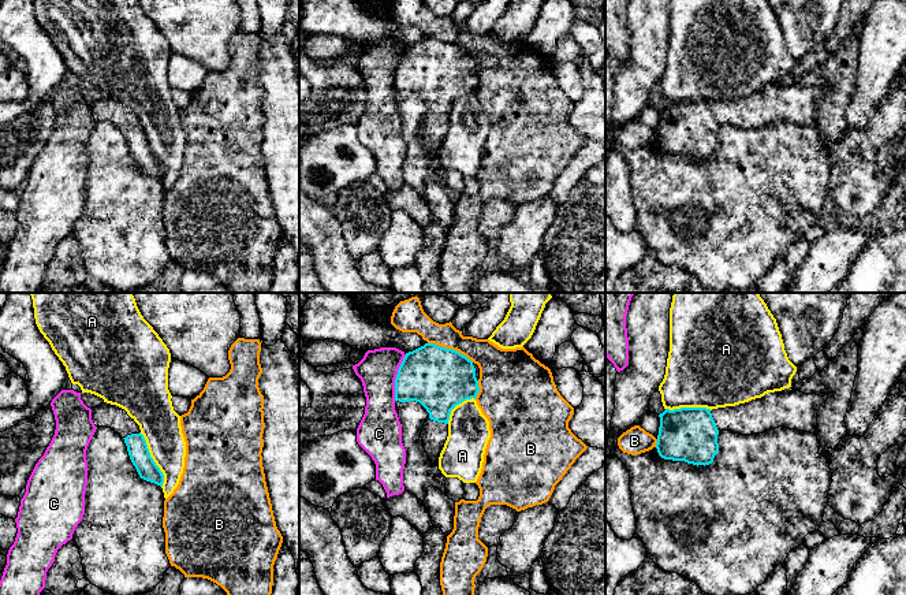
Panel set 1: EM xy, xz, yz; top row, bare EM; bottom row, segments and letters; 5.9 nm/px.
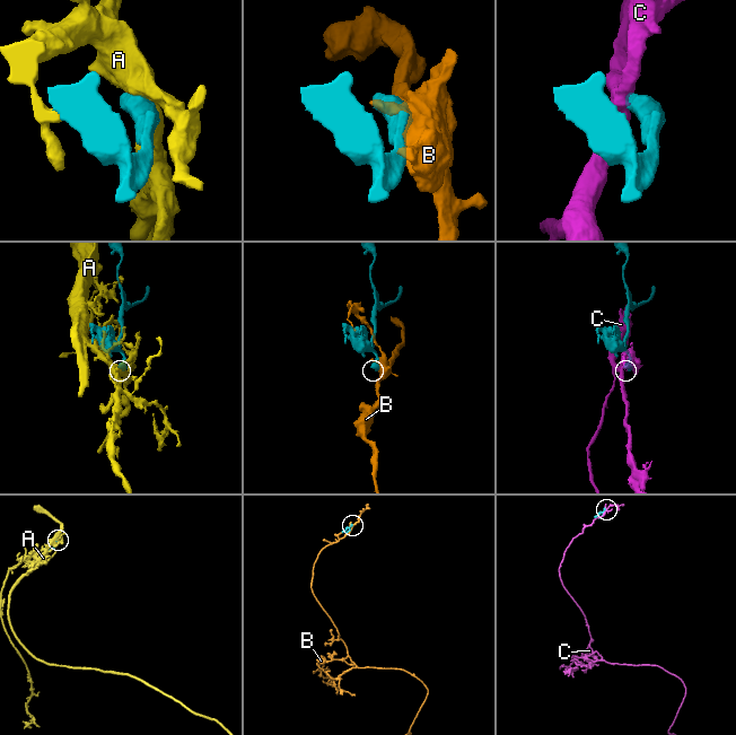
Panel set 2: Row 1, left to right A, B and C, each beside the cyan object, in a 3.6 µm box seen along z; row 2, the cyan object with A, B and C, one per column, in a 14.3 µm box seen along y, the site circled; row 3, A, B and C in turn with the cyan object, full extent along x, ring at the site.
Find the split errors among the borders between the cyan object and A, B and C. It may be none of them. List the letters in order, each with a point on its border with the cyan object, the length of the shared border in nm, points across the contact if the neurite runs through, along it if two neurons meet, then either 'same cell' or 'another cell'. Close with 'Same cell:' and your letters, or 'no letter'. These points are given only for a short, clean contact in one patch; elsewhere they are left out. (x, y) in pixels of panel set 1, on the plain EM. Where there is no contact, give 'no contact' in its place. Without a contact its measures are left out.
A: contact xy (152, 153); length 360 nm; another cell
B: contact xz (451, 43); length 300 nm; another cell
C: contact xz (396, 71); length 280 nm; border xz (406, 48), (395, 73), (394, 93); another cell
Same cell: no letter

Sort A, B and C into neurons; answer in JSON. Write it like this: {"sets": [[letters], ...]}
{"sets": [["A"], ["B"], ["C"]]}

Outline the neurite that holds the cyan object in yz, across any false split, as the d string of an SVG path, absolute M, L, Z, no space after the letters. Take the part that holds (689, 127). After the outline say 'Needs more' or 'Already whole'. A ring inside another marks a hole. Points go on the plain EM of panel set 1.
M788 81L735 100L665 103L659 108L656 142L664 153L705 160L719 145L720 124L753 129L783 120L814 127L817 105L827 93Z. Needs more

